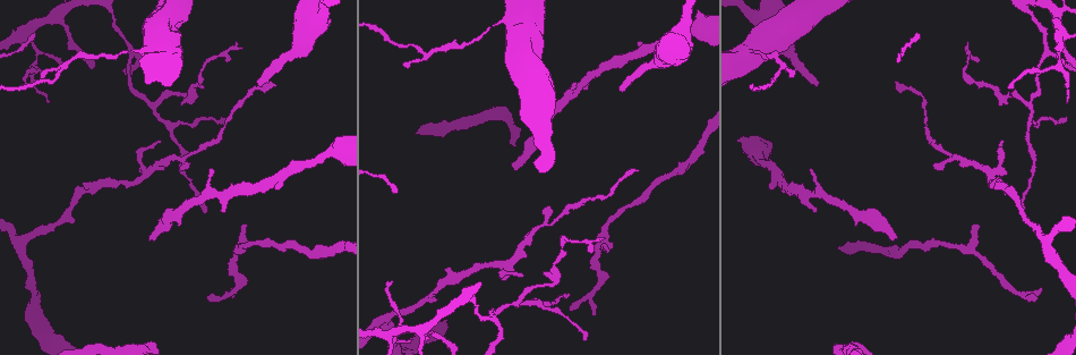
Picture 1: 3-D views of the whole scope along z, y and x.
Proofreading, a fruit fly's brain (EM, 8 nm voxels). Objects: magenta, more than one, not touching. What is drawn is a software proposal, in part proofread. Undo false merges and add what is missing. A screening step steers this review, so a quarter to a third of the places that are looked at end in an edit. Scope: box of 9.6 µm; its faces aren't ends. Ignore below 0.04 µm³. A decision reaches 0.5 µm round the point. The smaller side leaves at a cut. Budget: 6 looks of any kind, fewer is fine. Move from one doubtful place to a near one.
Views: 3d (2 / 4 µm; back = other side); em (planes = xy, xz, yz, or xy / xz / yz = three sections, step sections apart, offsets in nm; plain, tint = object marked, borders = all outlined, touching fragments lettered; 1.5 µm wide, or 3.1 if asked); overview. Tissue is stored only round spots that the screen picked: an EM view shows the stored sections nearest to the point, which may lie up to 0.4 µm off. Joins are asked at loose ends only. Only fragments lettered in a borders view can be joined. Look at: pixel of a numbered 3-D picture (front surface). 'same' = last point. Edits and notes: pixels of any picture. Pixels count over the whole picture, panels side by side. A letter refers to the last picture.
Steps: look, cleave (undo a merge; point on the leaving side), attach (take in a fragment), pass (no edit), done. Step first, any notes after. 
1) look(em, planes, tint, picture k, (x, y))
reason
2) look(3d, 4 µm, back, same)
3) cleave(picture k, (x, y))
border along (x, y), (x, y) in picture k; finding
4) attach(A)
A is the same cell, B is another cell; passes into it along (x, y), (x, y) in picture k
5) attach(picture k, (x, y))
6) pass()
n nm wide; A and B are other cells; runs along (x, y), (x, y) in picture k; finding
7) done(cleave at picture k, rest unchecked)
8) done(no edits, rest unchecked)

look(em, planes, borders, picture 1, (817, 82))
branch stops here

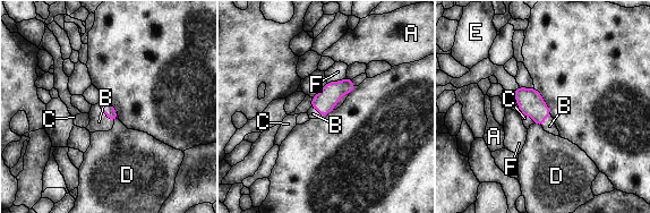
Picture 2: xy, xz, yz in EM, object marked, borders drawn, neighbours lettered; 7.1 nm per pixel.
attach(B)
B is the same cell, A, C, D, E and F are other cells; passes into it along (105, 107), (104, 112), (99, 121) in picture 2; it goes on there

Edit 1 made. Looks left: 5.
look(3d, 4 µm, picture 1, (153, 240))
end of a long branch

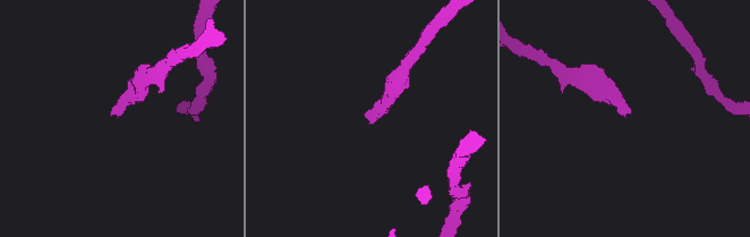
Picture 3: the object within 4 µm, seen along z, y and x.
look(em, planes, borders, picture 3, (631, 112))

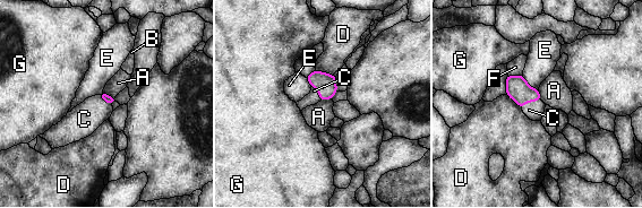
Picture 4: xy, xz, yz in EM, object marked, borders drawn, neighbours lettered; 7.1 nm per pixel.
attach(C)
C is the same cell, A, B, D, E, F and G are other cells; passes into it along (518, 88), (530, 101), (534, 111) in picture 4; it goes on there

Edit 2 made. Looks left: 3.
look(em, planes, plain, picture 1, (1064, 66))
tapers out

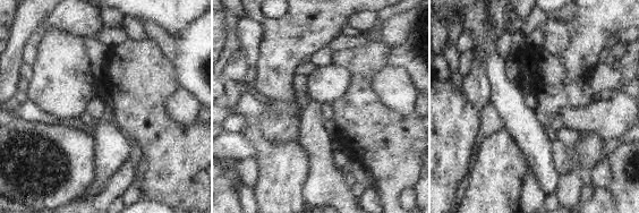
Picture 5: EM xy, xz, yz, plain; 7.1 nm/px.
look(em, planes, borders, same)
see the neighbours

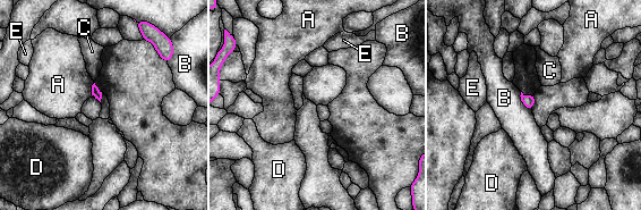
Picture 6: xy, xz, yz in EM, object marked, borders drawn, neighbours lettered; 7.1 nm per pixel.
pass()
70 nm wide; A, B, C, D and E are other cells; no lettered fragment goes on from it

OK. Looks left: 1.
done(attach at picture 2, attach at picture 4, rest unchecked)

